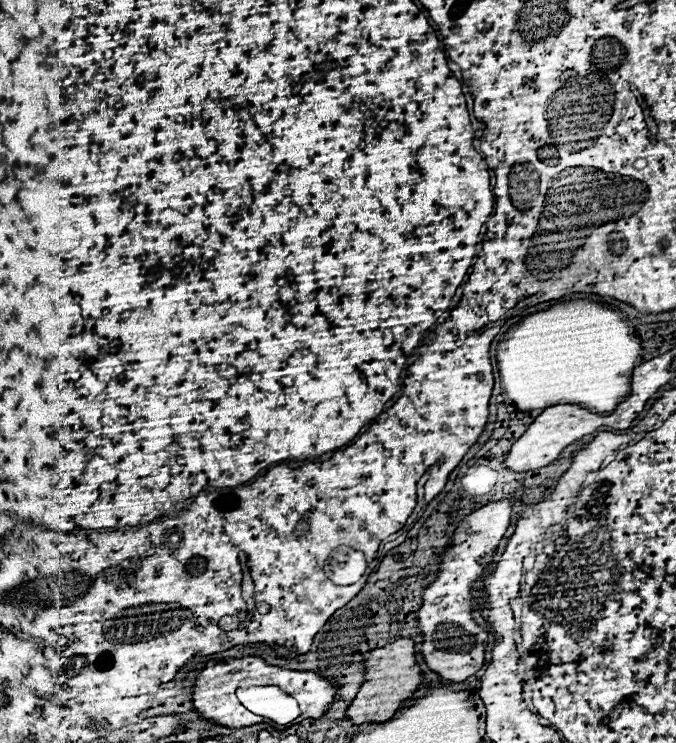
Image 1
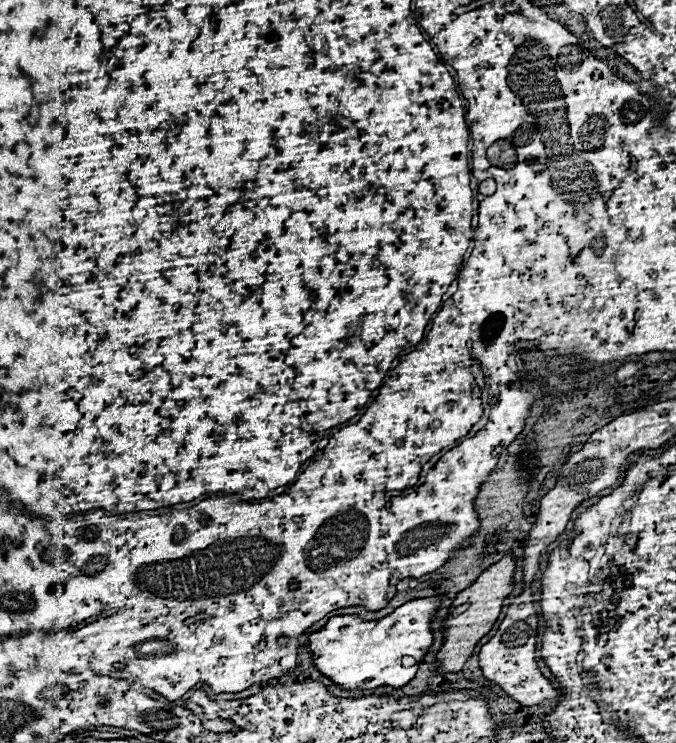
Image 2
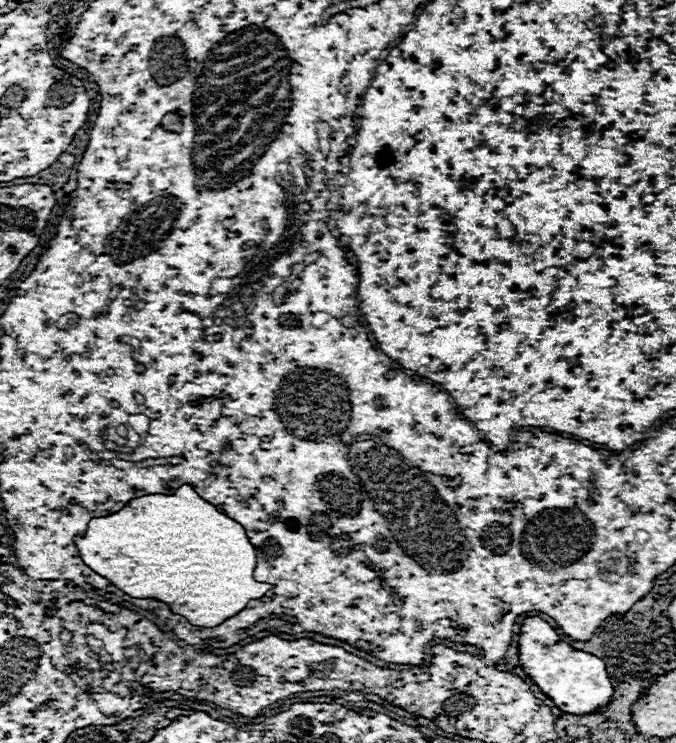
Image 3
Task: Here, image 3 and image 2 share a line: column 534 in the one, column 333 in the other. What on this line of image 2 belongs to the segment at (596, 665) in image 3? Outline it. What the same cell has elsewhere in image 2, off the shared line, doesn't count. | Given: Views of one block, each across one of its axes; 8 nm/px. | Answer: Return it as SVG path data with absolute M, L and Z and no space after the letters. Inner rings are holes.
M440 598L410 600L392 614L364 622L356 616L332 616L324 628L312 632L306 640L314 668L328 676L342 690L374 690L380 686L400 688L408 684L418 670L418 662L432 646L430 620L440 606Z

